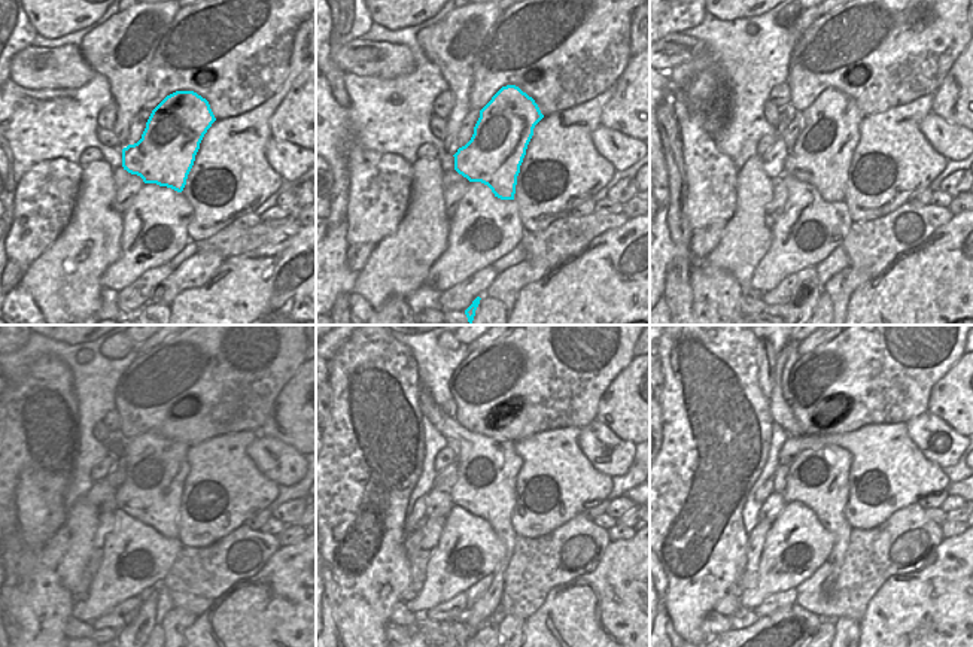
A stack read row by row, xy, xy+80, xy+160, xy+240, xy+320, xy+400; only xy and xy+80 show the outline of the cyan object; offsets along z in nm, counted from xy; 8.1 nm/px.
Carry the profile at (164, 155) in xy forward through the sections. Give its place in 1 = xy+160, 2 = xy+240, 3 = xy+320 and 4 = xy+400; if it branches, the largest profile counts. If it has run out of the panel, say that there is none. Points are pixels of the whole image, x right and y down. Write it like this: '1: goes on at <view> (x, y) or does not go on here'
1: goes on at xy+160 (821, 155)
2: goes on at xy+240 (157, 467)
3: goes on at xy+320 (487, 468)
4: goes on at xy+400 (818, 479)

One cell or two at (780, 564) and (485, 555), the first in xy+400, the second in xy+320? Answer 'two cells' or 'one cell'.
one cell

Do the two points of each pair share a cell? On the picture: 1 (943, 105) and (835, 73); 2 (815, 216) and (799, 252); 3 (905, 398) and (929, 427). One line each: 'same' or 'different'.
1: different
2: same
3: different

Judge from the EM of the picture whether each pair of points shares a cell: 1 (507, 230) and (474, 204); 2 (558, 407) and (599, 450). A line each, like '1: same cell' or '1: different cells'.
1: same cell
2: different cells

